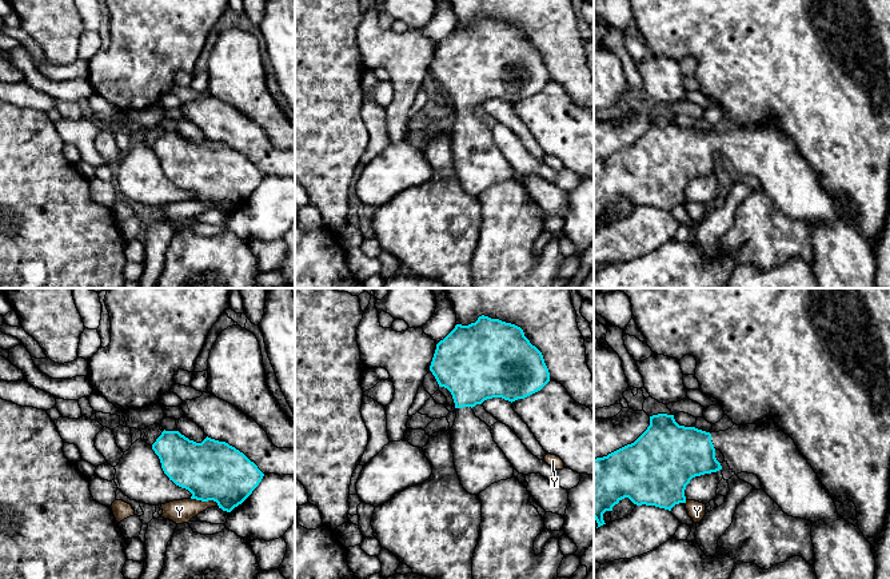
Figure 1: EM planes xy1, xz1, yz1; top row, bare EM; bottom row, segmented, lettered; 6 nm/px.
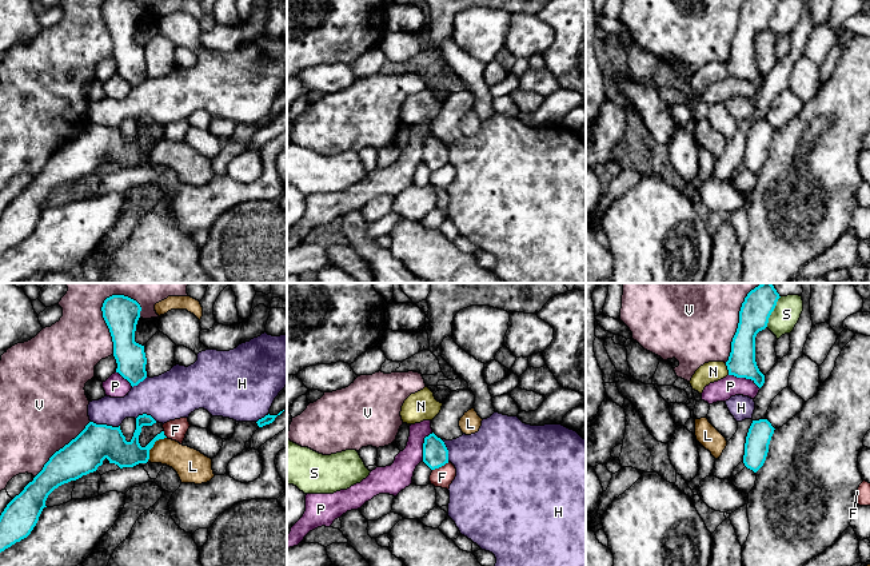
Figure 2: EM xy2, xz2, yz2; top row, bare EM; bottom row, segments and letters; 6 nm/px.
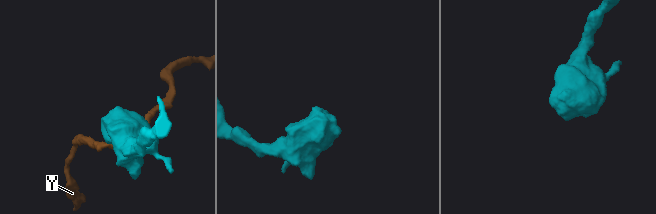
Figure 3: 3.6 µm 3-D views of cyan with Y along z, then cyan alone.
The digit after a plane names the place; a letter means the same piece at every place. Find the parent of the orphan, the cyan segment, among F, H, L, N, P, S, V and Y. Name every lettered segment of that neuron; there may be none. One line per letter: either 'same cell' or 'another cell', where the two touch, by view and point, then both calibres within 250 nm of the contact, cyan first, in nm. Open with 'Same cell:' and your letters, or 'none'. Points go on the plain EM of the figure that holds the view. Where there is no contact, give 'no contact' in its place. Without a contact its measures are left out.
Same cell: none
F: another cell; contact xz2 (441, 167); calibres 160 and 120 nm
H: another cell; contact xy2 (106, 126); calibres 220 and 170 nm
L: another cell; contact xy2 (152, 147); calibres 180 and 190 nm
N: another cell; contact yz2 (727, 70); calibres 170 and 130 nm
P: another cell; contact yz2 (745, 78); calibres 170 and 130 nm
S: another cell; contact yz2 (771, 12); calibres 180 and 160 nm
V: another cell; contact yz2 (737, 32); calibres 180 and 400 nm
Y: another cell; contact xy1 (206, 202); calibres 360 and 140 nm

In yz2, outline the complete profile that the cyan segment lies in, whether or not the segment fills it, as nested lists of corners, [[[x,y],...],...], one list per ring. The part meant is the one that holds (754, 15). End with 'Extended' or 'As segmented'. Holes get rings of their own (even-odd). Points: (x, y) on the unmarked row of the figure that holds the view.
[[[745,0],[726,63],[729,76],[751,80],[759,89],[765,84],[765,76],[755,63],[755,37],[767,28],[777,3],[778,0]]]. As segmented

